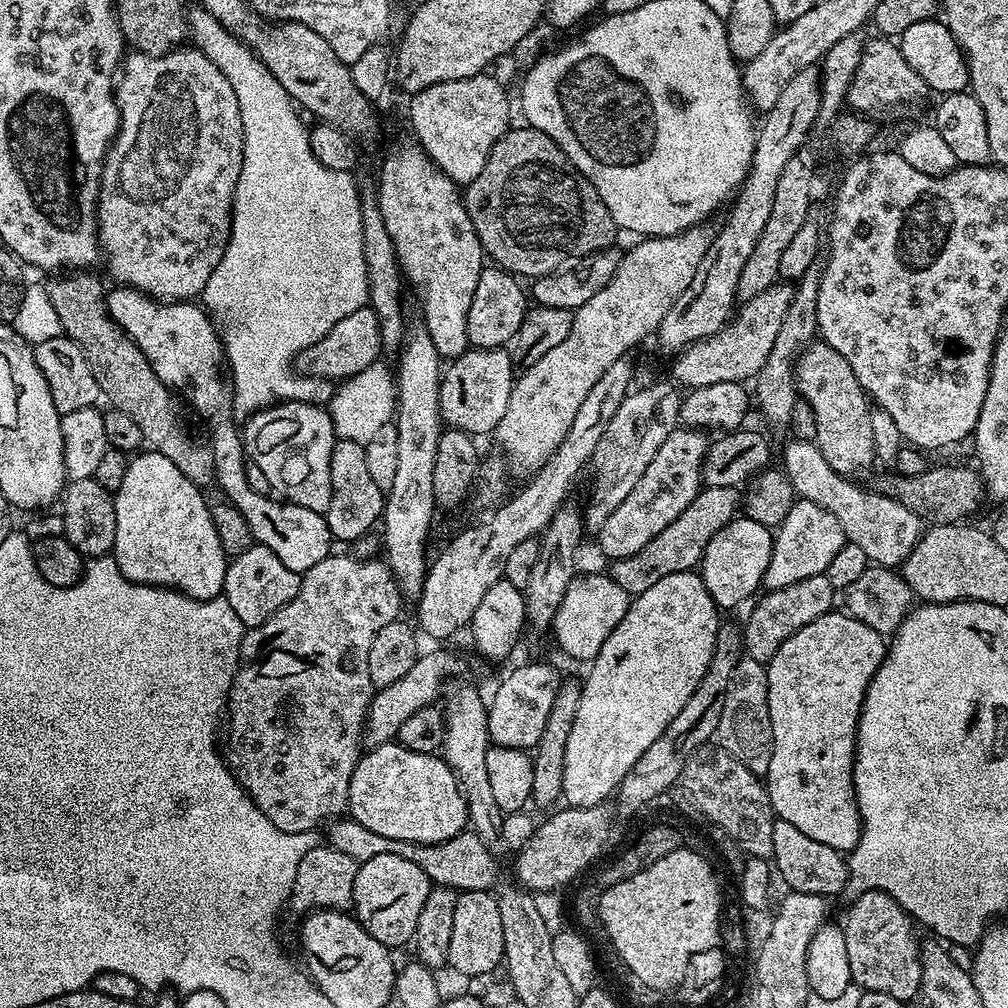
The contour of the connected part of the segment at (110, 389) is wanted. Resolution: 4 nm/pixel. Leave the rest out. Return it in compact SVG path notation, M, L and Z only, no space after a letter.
M80 270L69 275L72 276L69 280L52 278L49 279L52 281L47 281L48 297L58 314L61 333L82 350L90 366L90 374L94 374L94 382L98 382L101 397L105 401L108 399L111 407L126 410L126 414L134 418L138 430L142 430L144 444L151 451L170 458L170 462L174 462L174 466L178 466L190 482L197 486L211 485L216 475L211 447L204 445L203 448L184 433L183 426L176 421L177 397L173 389L167 388L156 377L146 354L142 354L132 337L127 336L114 322L108 312L106 287L92 274L91 271Z

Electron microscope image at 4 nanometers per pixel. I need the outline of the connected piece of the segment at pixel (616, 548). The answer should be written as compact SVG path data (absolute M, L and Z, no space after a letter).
M677 426L672 433L658 446L658 454L654 454L654 459L650 461L650 466L646 466L642 478L634 485L634 490L626 494L625 500L602 522L598 533L600 539L600 552L608 556L609 561L630 558L630 554L638 554L650 538L658 538L690 502L700 492L702 481L700 471L704 455L708 449L710 440L703 431L687 426Z

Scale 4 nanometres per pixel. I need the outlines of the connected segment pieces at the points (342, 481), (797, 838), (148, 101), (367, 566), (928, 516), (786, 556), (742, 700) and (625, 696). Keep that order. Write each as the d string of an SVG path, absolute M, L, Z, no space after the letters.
M337 439L330 454L330 506L326 513L328 528L337 541L355 542L369 535L384 515L386 493L378 490L366 466L364 445Z
M779 818L773 819L772 837L774 846L770 860L775 875L784 879L785 889L829 898L841 895L848 878L848 862L841 852L802 834L798 826L790 826L790 822Z
M181 46L176 51L161 56L147 56L144 52L129 51L122 61L114 85L114 95L120 111L120 129L116 131L112 147L104 158L100 201L96 203L96 235L100 238L100 251L106 264L108 260L108 272L116 279L117 285L137 288L161 302L191 301L203 293L206 282L210 282L210 274L214 274L218 262L222 262L222 254L226 250L232 229L232 199L244 161L244 127L238 97L234 95L234 86L230 86L226 74L222 74L222 70L218 70L218 66L214 66L214 62L210 62L210 58L206 58L206 54L202 54L199 48Z
M330 554L318 562L318 566L310 566L310 570L302 573L300 589L282 610L278 610L262 626L249 628L245 631L244 641L240 643L240 667L236 669L236 677L232 688L228 692L226 705L226 732L228 728L228 741L223 741L222 755L224 763L234 774L234 778L244 787L248 797L278 826L283 832L310 832L319 829L319 824L331 822L345 815L348 806L348 791L350 778L354 774L354 766L360 761L362 755L362 737L364 734L364 720L368 716L368 707L374 695L370 682L370 642L374 642L374 634L382 630L382 626L390 626L390 622L401 619L400 603L402 597L400 587L392 577L387 563L380 558L359 559L355 555L336 556Z
M940 464L937 468L928 466L924 473L914 474L913 477L904 477L897 474L889 474L890 476L880 476L873 484L870 484L871 491L878 493L880 496L889 496L898 502L902 502L902 506L906 506L906 510L910 510L925 525L934 524L959 524L969 519L968 515L975 510L980 504L980 499L985 499L985 486L981 480L981 475L975 467L963 468L960 464Z
M797 499L790 514L786 514L780 527L775 529L770 566L764 575L763 587L768 590L785 588L806 578L825 575L834 554L842 550L845 542L842 526L838 526L838 518L834 518L830 510L822 510L822 506L809 500Z
M741 658L738 666L734 666L734 674L730 674L730 682L726 686L726 702L722 702L722 718L718 718L715 739L719 747L725 748L746 770L755 776L767 777L770 758L772 757L772 727L770 726L770 702L768 701L768 670L757 660Z
M696 570L669 572L662 578L658 578L658 582L654 582L654 586L650 586L650 590L646 590L631 601L625 617L622 618L618 626L615 626L610 636L602 643L602 648L590 661L592 669L589 670L588 677L583 677L582 680L578 714L575 716L574 726L570 730L570 739L566 742L566 768L562 770L563 799L571 807L589 808L595 804L605 803L620 787L622 778L626 778L626 774L634 766L634 762L638 762L638 758L642 758L642 754L646 754L646 749L653 744L654 738L658 738L658 734L662 734L662 730L666 730L666 726L670 726L670 722L674 722L678 710L682 710L682 706L686 706L690 694L694 694L698 682L702 682L702 674L706 674L706 666L710 666L710 658L714 655L714 638L722 623L720 616L722 616L721 609L717 608L714 598L710 598L699 571Z

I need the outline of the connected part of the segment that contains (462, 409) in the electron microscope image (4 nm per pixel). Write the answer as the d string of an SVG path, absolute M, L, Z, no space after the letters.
M474 348L455 357L443 369L440 378L440 419L447 427L457 428L473 438L495 433L510 390L514 383L514 365L511 355L504 348Z

